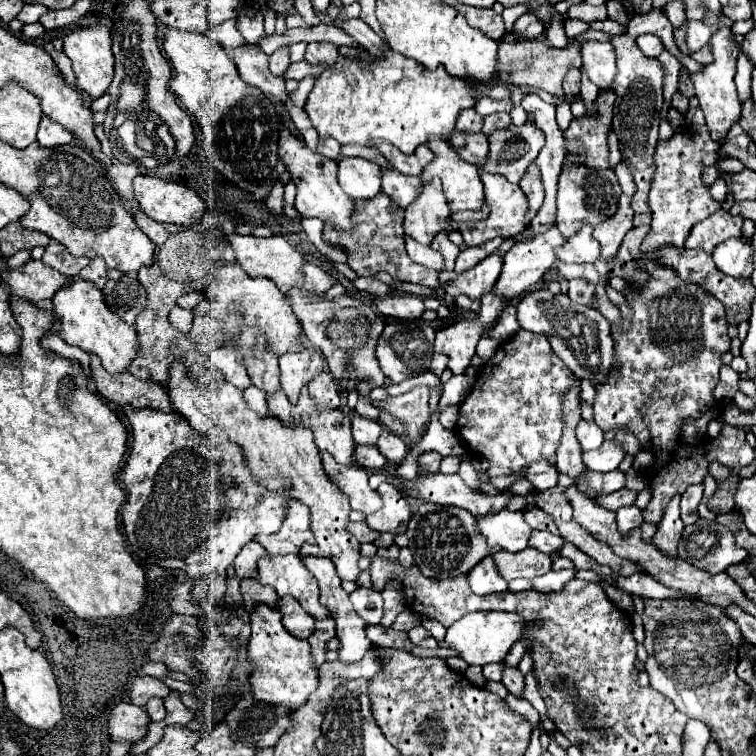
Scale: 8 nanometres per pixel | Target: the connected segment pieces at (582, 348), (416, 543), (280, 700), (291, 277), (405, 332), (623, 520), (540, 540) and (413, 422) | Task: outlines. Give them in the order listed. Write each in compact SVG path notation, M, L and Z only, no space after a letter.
M539 289L527 293L521 299L517 305L517 319L523 329L547 335L553 351L577 377L589 381L605 381L605 375L609 375L613 365L613 339L609 323L599 311L577 305L563 293L553 295L549 289Z
M423 503L413 515L409 527L409 549L413 553L413 563L429 579L447 579L469 573L483 557L493 555L495 547L485 543L485 537L477 531L477 519L459 507L437 507L433 503Z
M257 603L251 611L251 637L247 641L247 657L253 663L249 685L257 701L285 705L295 711L319 685L319 673L313 669L309 643L305 639L293 637L283 627L281 613L263 603Z
M225 235L225 239L229 241L229 245L233 247L235 251L235 257L237 257L237 263L245 269L245 273L249 277L267 277L271 281L275 281L275 285L281 289L281 293L289 293L289 289L293 285L301 285L303 283L303 275L301 275L301 265L305 263L303 261L303 255L297 253L293 249L293 245L289 245L287 241L281 241L279 235L273 235L273 237L267 237L267 239L257 239L253 235Z
M423 321L387 323L383 329L383 335L379 339L379 345L377 345L377 359L381 363L385 377L389 377L393 383L401 383L409 377L415 377L415 375L427 371L429 363L431 363L431 355L433 355L433 335L435 335L435 329Z
M635 505L621 507L621 509L617 511L617 525L619 525L621 535L629 535L635 527L641 527L641 523L643 523L641 511L639 511Z
M533 531L529 537L529 547L535 547L543 553L553 553L563 545L563 539L559 535L553 535L549 531Z
M415 387L405 395L387 397L385 401L375 401L373 405L379 411L387 411L395 419L399 419L405 425L405 437L409 441L419 441L425 433L425 427L431 421L427 401L429 401L429 387Z

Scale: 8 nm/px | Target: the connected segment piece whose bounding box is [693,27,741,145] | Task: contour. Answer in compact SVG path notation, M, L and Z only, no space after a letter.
M721 27L709 41L711 45L711 53L715 57L715 61L711 65L705 67L703 73L693 75L693 83L695 83L695 95L699 99L699 107L705 113L705 121L711 133L711 139L717 143L725 143L729 129L733 127L735 121L739 121L741 117L741 101L737 97L737 89L733 83L733 75L735 75L735 59L737 59L737 49L739 45L735 41L731 41L731 29Z

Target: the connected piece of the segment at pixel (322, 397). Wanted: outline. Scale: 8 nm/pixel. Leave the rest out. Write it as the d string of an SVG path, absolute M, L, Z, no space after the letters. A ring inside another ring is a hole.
M321 371L313 383L309 383L309 395L315 401L317 409L339 409L341 397L337 391L337 383L329 371Z

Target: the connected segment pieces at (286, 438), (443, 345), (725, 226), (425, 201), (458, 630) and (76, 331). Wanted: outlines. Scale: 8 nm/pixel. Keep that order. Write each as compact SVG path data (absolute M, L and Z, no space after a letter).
M181 363L173 367L167 391L173 407L181 415L185 415L185 419L189 419L189 425L193 425L195 431L199 431L201 435L225 433L229 441L237 443L243 449L245 465L263 487L267 487L275 495L287 489L289 499L297 499L309 507L311 525L313 525L313 543L307 543L307 551L301 551L301 555L329 557L335 563L337 575L343 581L359 583L361 569L357 563L361 559L359 553L361 543L347 531L351 507L345 495L341 495L341 489L325 475L319 449L313 443L313 433L301 427L299 423L285 425L271 415L269 419L261 419L255 411L245 407L243 391L233 387L231 383L223 383L215 391L211 387L205 389L195 387L193 379L185 379L185 367L181 367Z
M493 293L481 297L481 311L471 319L461 319L435 335L435 353L443 353L449 357L449 369L459 375L465 373L471 357L475 355L475 345L487 333L501 311L505 309L505 301L495 297Z
M725 209L713 213L705 221L697 223L693 231L689 233L689 239L685 241L687 249L701 249L705 253L713 253L713 249L731 239L731 237L741 237L741 225L743 217L741 215L729 215Z
M439 181L425 185L421 195L405 211L405 235L417 243L429 245L439 231L443 231L451 211L447 207L445 195Z
M477 611L461 617L457 623L453 623L447 629L445 641L461 653L461 657L469 665L487 665L487 663L501 663L501 661L489 661L489 659L505 659L511 645L521 639L525 619L517 613L493 613L493 611Z
M77 279L67 289L57 291L57 297L53 297L53 311L61 317L59 337L69 345L75 345L87 353L97 355L101 359L103 369L109 371L109 375L127 371L129 363L139 353L139 339L135 327L123 323L121 319L117 319L117 315L113 315L105 307L101 299L101 291L93 287L93 283L85 283L83 279Z

